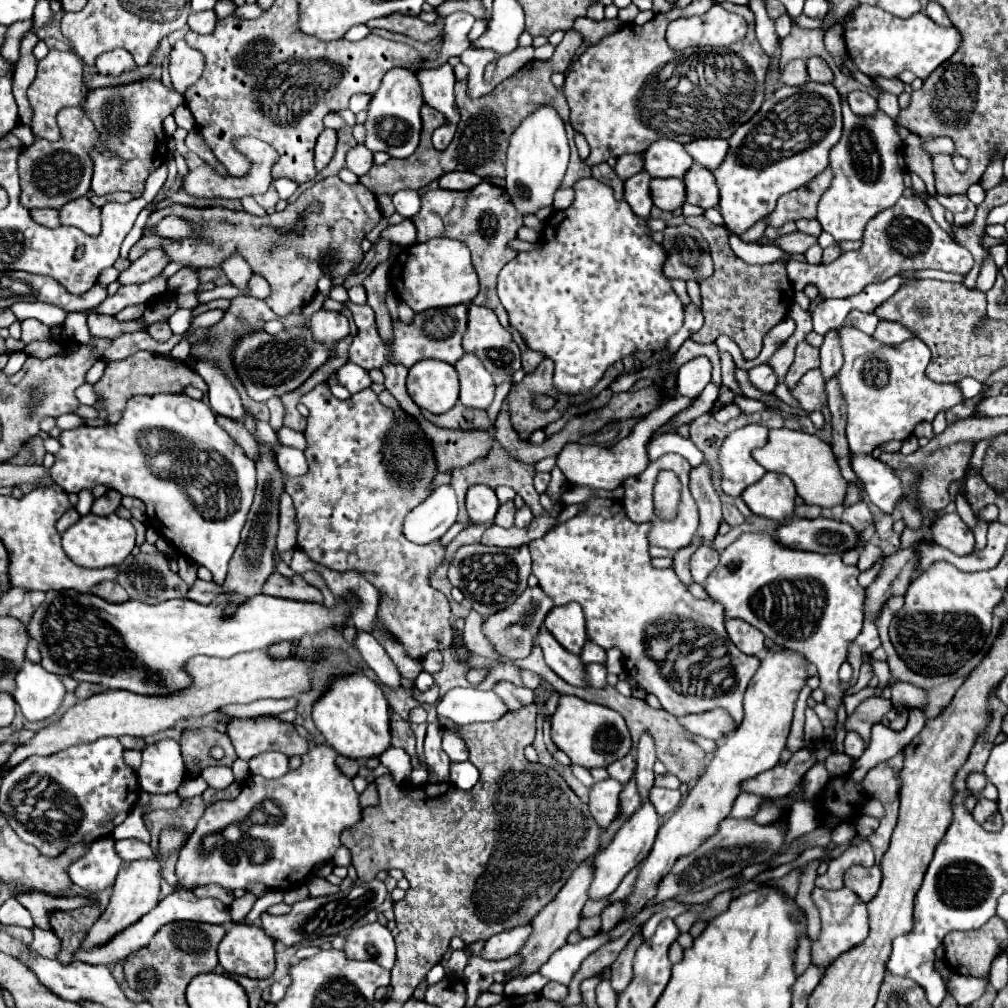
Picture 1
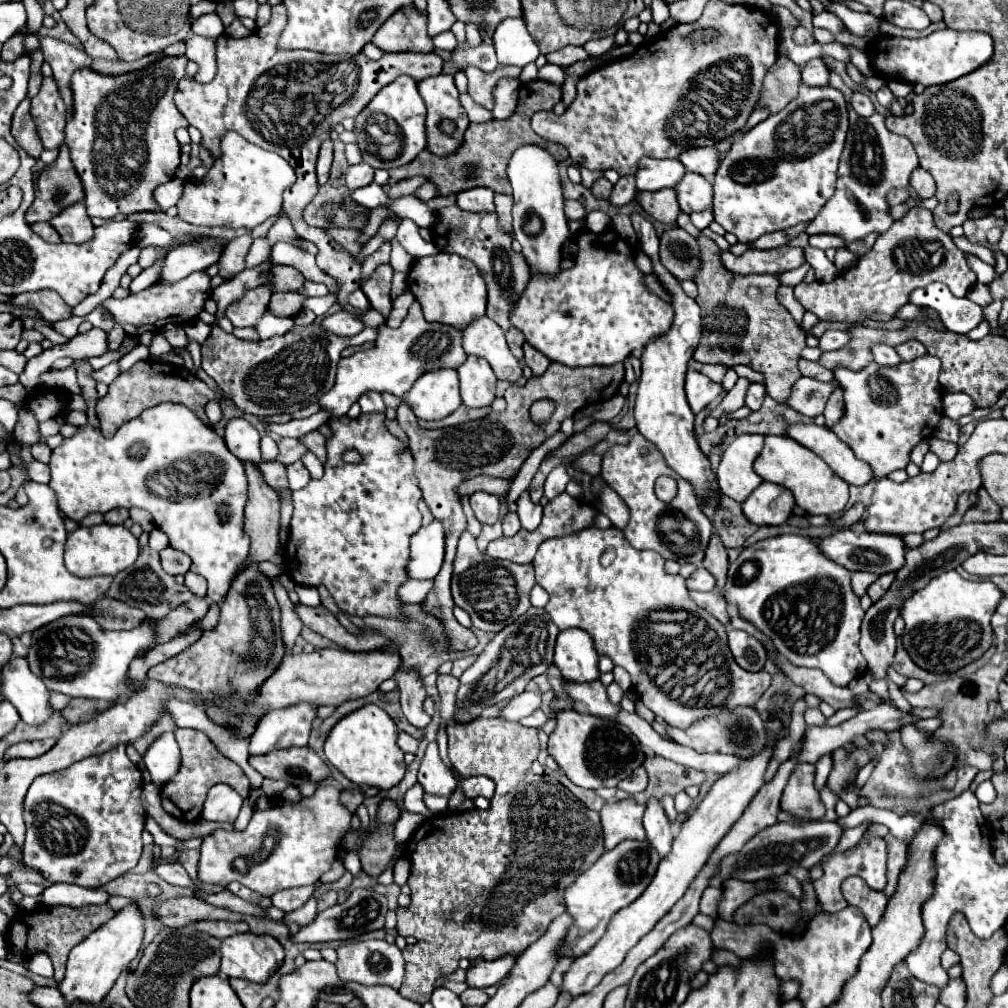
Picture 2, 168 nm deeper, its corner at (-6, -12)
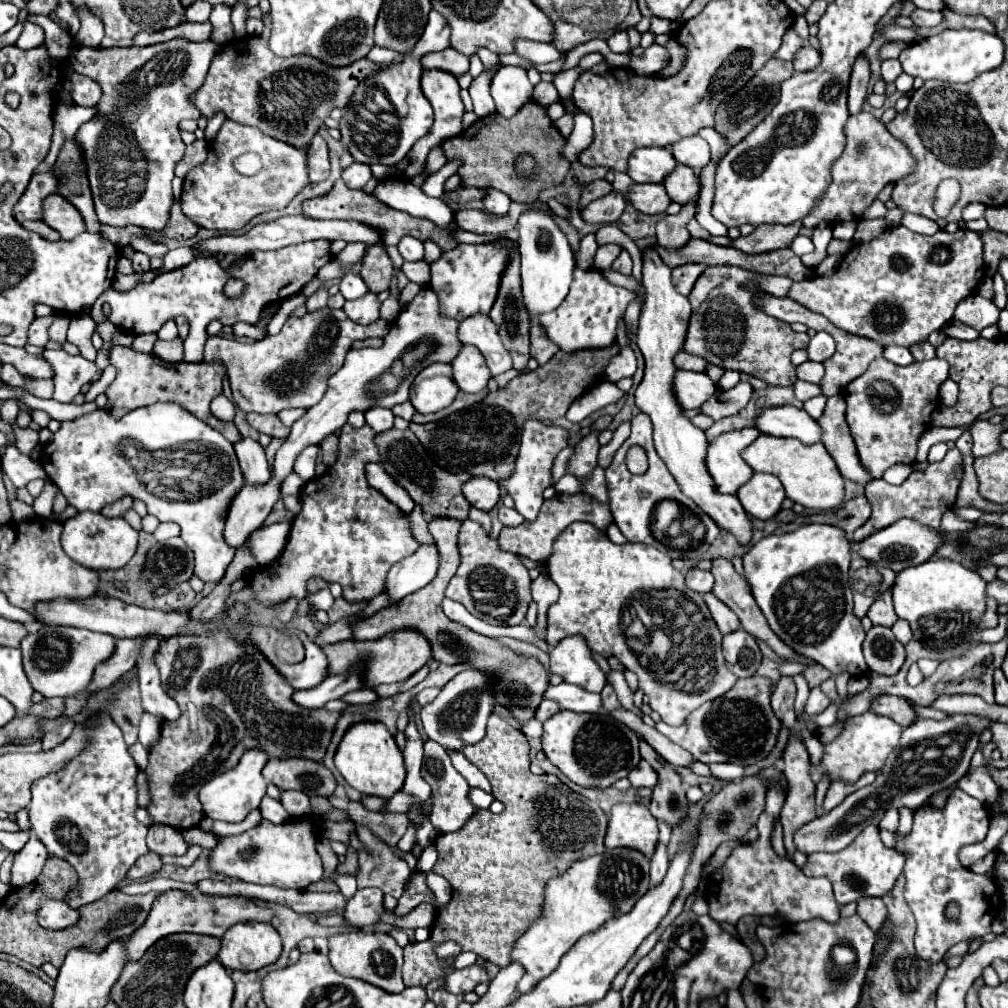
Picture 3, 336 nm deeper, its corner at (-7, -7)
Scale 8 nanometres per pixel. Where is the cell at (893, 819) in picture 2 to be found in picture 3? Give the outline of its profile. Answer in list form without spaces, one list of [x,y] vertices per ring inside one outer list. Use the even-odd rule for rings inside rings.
[[[954,789],[944,809],[920,807],[914,813],[914,827],[908,837],[898,837],[898,847],[910,849],[904,865],[904,899],[916,917],[916,953],[932,963],[942,961],[944,953],[958,941],[970,941],[990,933],[990,925],[1000,911],[1000,893],[996,883],[986,875],[976,875],[958,863],[958,849],[986,839],[990,824],[988,809],[974,797]],[[956,903],[960,915],[950,921],[946,907]]]

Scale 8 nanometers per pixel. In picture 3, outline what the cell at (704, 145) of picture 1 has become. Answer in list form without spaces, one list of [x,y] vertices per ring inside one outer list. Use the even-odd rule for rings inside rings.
[[[692,135],[692,137],[680,139],[678,143],[674,143],[672,155],[682,165],[688,165],[692,169],[702,169],[710,161],[710,147],[702,137]]]

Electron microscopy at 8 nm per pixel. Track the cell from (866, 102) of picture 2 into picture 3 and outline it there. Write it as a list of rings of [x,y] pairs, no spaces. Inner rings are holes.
[[[860,55],[854,63],[852,77],[850,77],[850,89],[848,89],[848,111],[860,113],[864,99],[868,95],[868,81],[870,81],[870,61],[866,55]]]

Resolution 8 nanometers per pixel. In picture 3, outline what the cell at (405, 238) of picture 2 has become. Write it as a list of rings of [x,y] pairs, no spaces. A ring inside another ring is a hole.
[[[404,237],[398,245],[400,255],[404,261],[422,261],[424,259],[424,245],[414,237]]]

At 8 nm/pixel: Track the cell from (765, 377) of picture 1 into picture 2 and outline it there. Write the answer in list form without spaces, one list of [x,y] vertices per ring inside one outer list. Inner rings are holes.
[[[751,384],[749,390],[747,390],[745,404],[747,404],[751,410],[757,410],[757,408],[761,408],[763,398],[765,398],[765,386],[763,386],[763,384]]]

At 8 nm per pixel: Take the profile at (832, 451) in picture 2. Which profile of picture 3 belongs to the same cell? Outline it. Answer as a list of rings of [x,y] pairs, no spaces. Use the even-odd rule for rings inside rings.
[[[792,405],[766,407],[756,419],[756,429],[774,437],[796,437],[802,443],[820,441],[820,425],[804,411]]]

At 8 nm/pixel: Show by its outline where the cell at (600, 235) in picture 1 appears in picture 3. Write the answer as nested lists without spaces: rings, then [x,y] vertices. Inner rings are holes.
[[[590,269],[574,271],[574,283],[570,287],[570,293],[566,301],[546,313],[540,315],[540,325],[548,331],[548,337],[566,353],[580,351],[580,349],[596,349],[596,347],[608,347],[616,341],[616,323],[624,317],[626,305],[634,299],[634,293],[616,285],[610,285],[602,271]]]

